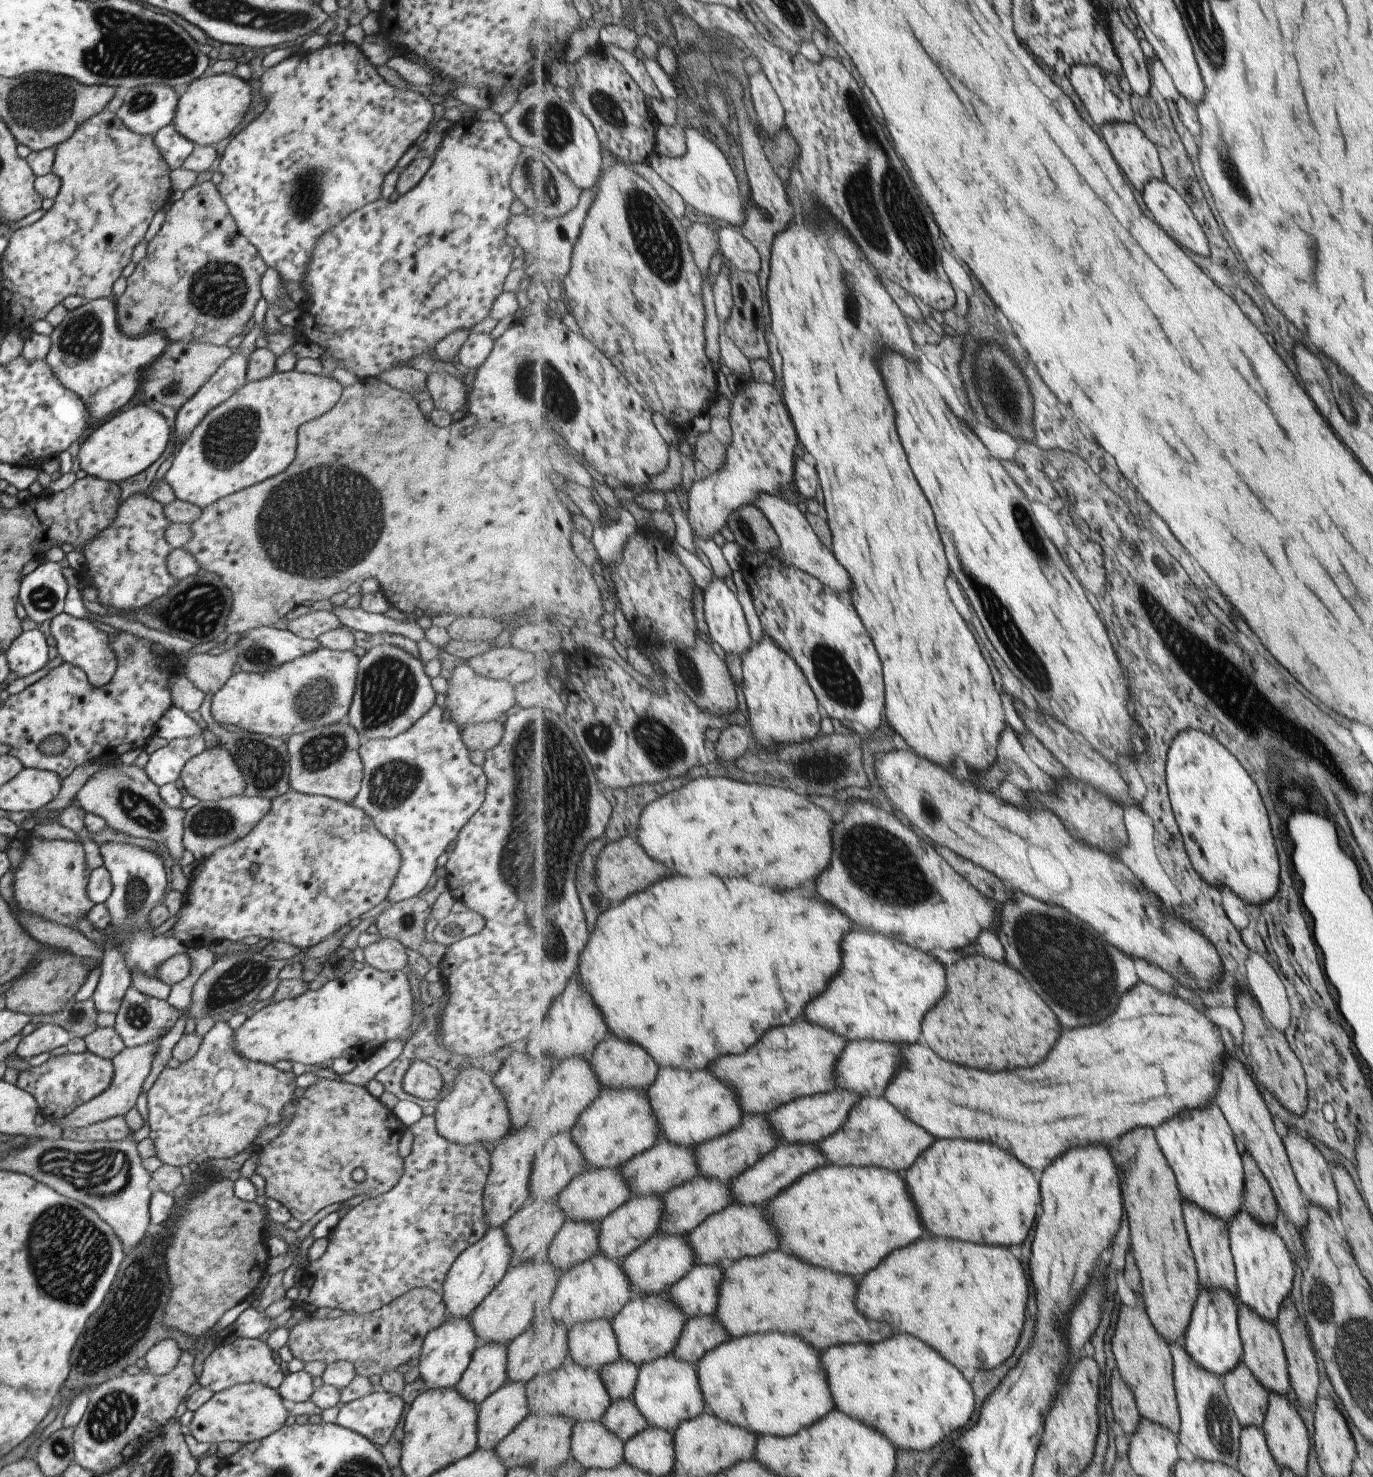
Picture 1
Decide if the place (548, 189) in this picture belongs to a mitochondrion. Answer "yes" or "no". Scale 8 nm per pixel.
yes

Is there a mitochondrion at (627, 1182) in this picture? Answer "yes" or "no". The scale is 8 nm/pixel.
no

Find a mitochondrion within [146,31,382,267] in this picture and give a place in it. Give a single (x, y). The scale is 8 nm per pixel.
(305, 189)

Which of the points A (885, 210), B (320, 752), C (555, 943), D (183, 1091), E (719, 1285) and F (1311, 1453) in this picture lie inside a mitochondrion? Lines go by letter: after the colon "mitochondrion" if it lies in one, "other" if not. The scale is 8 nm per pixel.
A: mitochondrion
B: mitochondrion
C: mitochondrion
D: other
E: other
F: other

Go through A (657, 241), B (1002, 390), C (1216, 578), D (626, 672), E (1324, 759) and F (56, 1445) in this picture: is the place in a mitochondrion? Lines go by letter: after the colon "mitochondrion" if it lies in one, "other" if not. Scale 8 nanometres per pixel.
A: mitochondrion
B: mitochondrion
C: other
D: other
E: mitochondrion
F: mitochondrion

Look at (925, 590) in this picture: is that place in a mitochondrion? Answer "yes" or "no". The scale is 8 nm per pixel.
no

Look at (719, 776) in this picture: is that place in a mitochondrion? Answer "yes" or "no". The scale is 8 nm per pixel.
no

